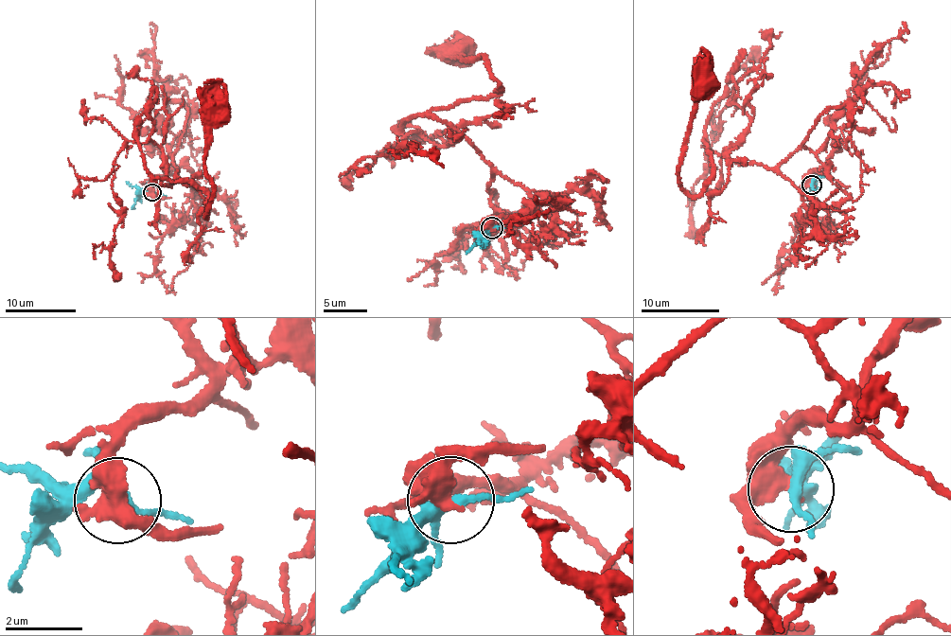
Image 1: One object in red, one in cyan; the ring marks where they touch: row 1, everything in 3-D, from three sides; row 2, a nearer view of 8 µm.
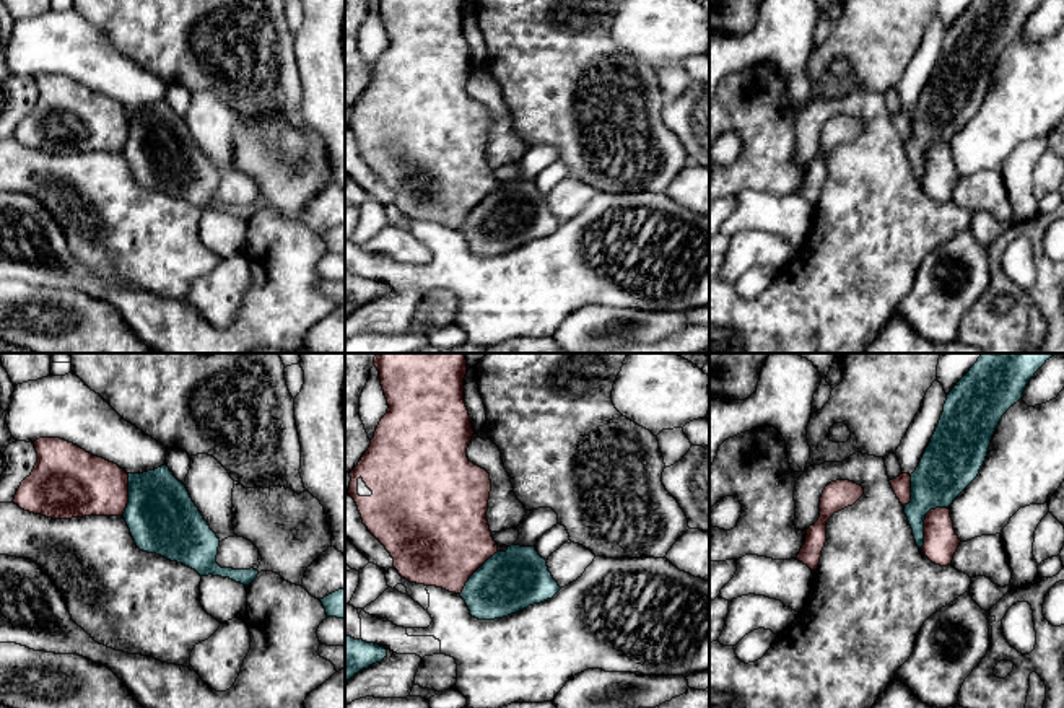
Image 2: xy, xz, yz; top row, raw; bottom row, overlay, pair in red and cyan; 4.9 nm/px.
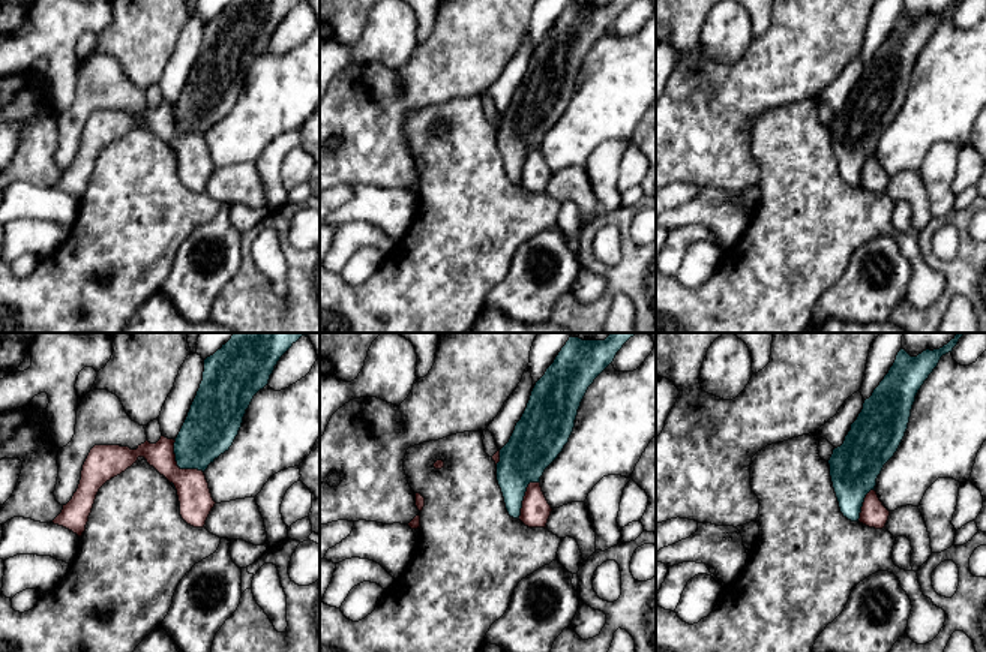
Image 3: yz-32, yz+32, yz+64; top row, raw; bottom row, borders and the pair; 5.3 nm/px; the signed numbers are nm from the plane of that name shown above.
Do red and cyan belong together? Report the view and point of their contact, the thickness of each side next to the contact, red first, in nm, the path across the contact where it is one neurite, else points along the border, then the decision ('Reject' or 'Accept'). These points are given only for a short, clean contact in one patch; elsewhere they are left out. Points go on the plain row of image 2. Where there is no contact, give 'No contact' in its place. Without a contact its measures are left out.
Touches red at yz (924, 157). Thickness 170 nm (red) against 260 nm. Accept

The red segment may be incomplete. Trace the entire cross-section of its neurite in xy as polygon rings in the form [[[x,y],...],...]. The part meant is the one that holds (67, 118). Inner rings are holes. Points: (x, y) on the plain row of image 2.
[[[39,73],[33,80],[37,98],[13,135],[21,145],[52,155],[122,151],[135,181],[143,187],[182,199],[200,212],[229,213],[244,221],[257,213],[259,207],[254,203],[233,205],[216,199],[220,174],[203,155],[185,120],[172,111],[168,101],[143,109],[127,109],[117,99],[60,73]]]

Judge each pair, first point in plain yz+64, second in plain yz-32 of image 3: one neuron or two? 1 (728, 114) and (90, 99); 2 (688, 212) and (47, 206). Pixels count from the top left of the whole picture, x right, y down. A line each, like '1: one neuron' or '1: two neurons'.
1: two neurons
2: one neuron

